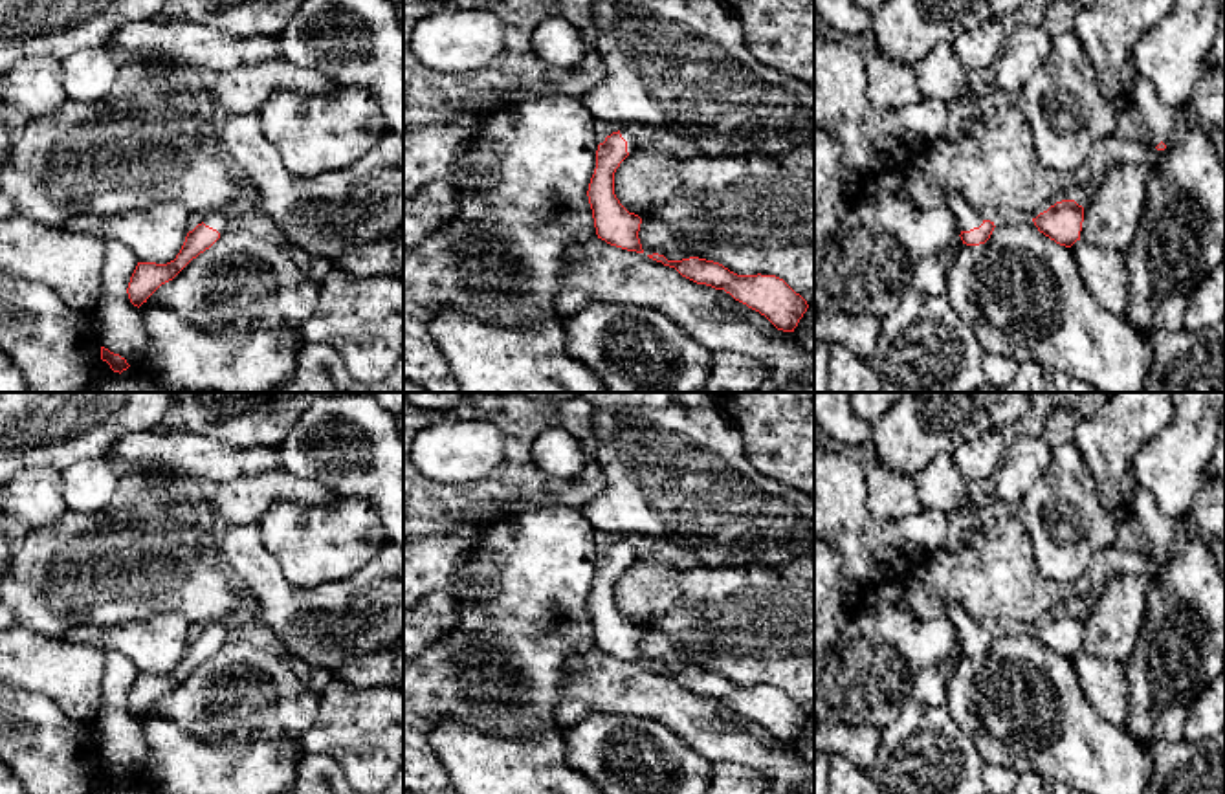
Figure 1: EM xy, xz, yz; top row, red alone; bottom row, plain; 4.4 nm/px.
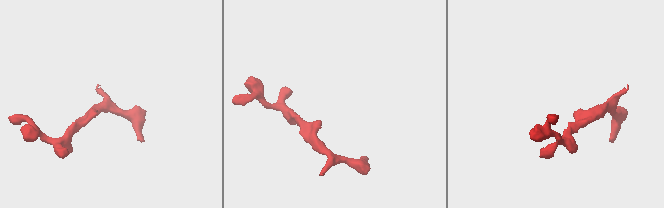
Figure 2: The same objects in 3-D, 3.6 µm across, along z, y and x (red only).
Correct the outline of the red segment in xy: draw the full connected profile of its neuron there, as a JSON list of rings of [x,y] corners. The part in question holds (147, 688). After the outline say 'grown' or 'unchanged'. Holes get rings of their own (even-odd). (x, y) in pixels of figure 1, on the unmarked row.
[[[215,620],[204,625],[204,633],[187,644],[174,671],[167,675],[138,673],[127,704],[134,717],[141,717],[165,693],[172,691],[193,669],[209,660],[229,633],[229,620]]] | grown

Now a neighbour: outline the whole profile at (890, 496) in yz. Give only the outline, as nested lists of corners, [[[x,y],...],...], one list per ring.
[[[873,460],[864,466],[867,486],[867,506],[875,519],[904,519],[922,510],[915,495],[915,482],[910,475],[900,475]]]

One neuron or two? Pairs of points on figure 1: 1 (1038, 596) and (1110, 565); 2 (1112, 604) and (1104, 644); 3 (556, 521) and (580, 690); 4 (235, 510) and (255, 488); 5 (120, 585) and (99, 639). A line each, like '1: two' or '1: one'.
1: one
2: one
3: two
4: one
5: two

